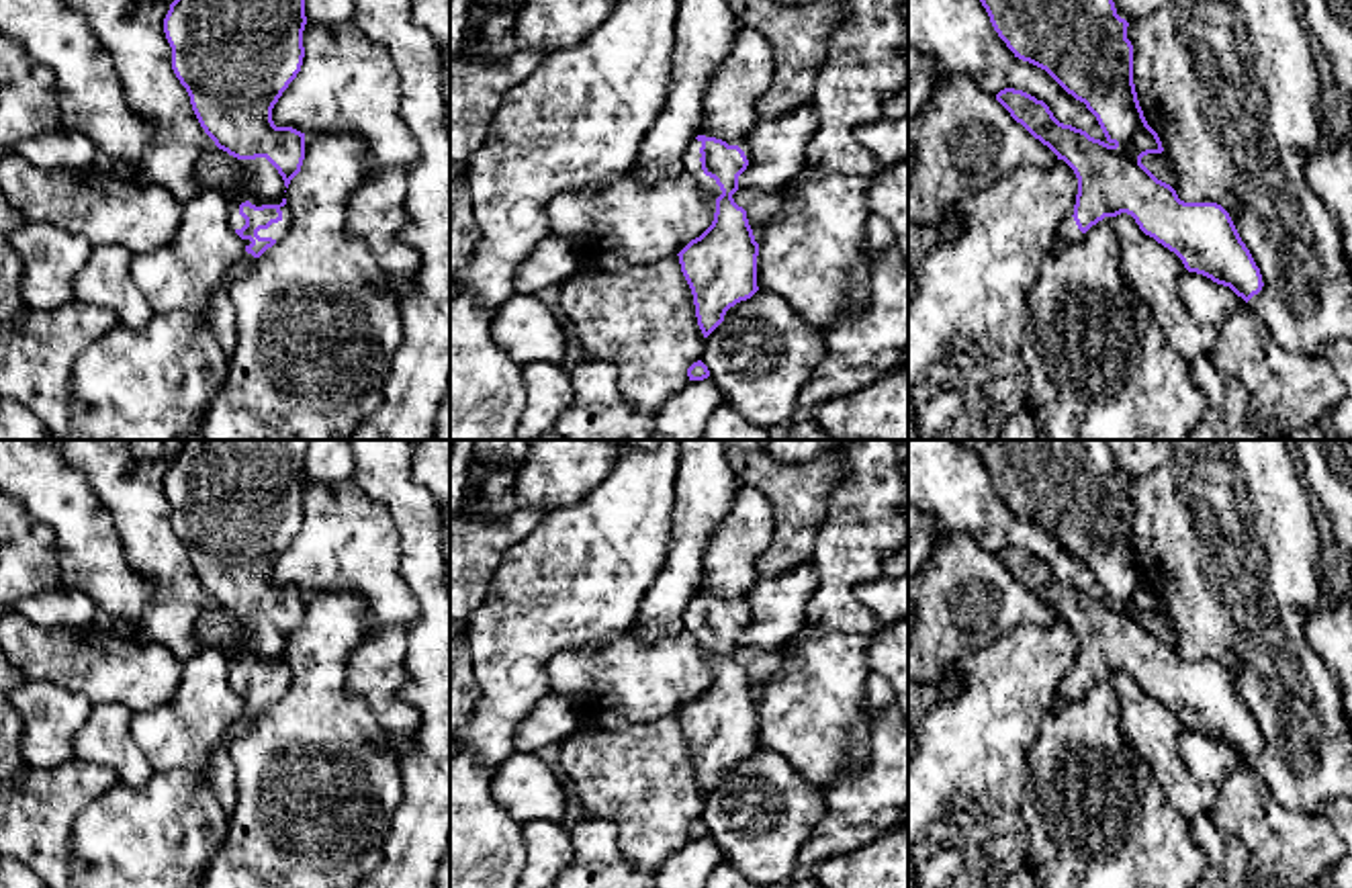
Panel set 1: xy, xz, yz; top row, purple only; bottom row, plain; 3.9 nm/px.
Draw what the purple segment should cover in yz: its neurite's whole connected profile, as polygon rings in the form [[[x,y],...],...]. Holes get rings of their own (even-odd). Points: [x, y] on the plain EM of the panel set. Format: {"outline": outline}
{"outline": [[[957,440],[976,452],[990,481],[1015,516],[1045,528],[1068,552],[1096,575],[1105,600],[1060,581],[1035,554],[1004,546],[996,559],[1035,597],[1064,618],[1078,636],[1076,663],[1057,683],[1053,700],[1076,700],[1105,675],[1127,671],[1139,687],[1174,710],[1188,730],[1229,745],[1246,761],[1264,745],[1260,726],[1242,700],[1229,671],[1217,661],[1184,661],[1143,622],[1147,612],[1162,612],[1158,591],[1147,583],[1133,542],[1133,503],[1129,481],[1117,473],[1105,440]]]}

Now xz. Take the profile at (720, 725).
{"outline": [[[697,593],[683,612],[683,628],[695,632],[702,647],[716,657],[712,683],[677,712],[704,796],[724,780],[730,765],[759,749],[759,702],[747,669],[732,657],[749,622],[745,597]]]}

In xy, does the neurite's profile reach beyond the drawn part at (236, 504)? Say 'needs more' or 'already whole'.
needs more

